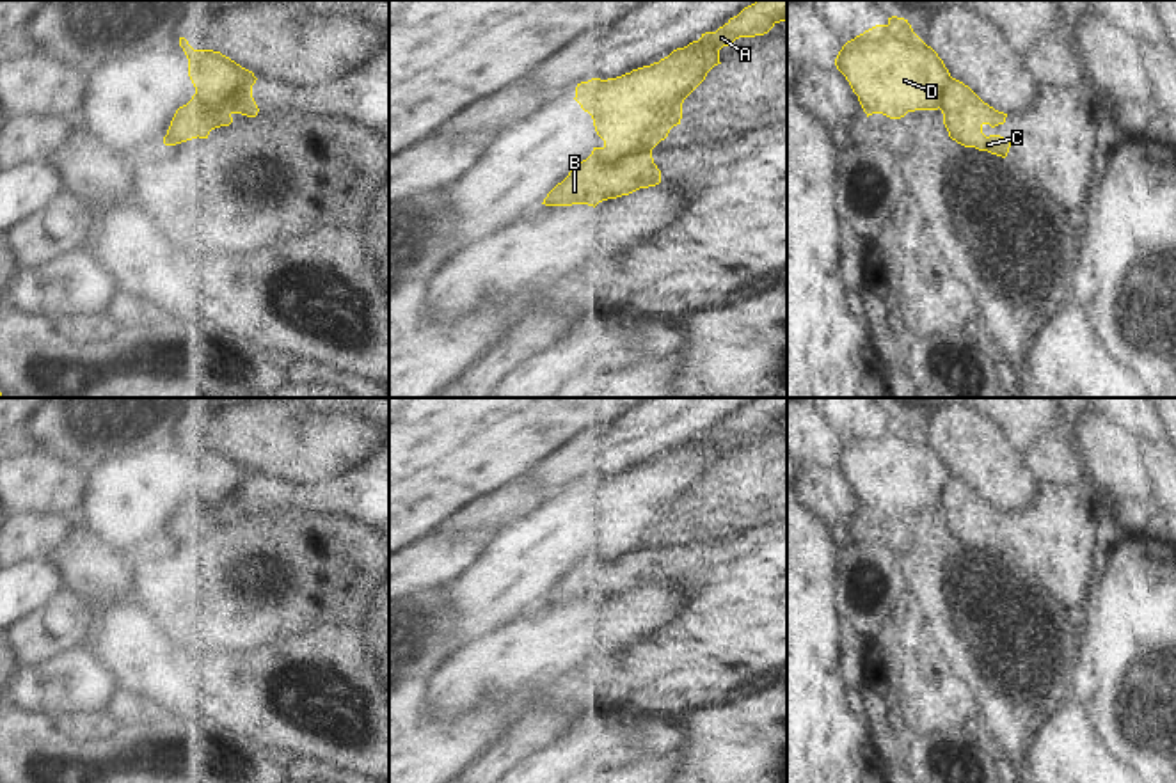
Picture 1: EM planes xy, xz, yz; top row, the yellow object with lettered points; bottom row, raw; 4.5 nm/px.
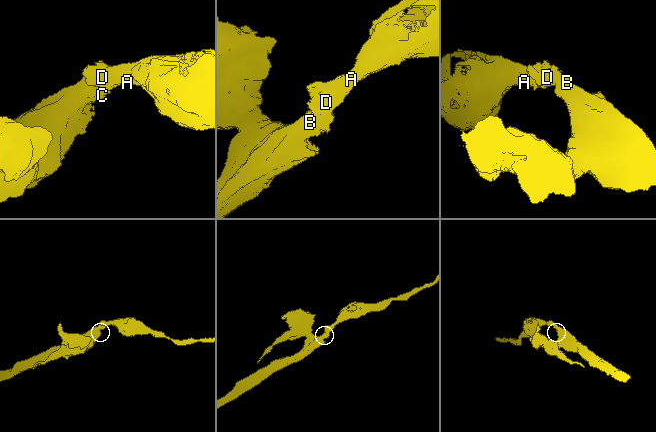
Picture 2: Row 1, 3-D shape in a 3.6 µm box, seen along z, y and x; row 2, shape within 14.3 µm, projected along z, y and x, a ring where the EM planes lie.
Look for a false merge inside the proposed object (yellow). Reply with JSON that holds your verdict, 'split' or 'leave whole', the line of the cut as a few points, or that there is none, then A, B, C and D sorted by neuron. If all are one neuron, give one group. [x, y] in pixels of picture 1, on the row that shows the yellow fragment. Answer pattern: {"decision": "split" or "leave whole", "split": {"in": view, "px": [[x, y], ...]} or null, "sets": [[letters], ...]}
{"decision": "split", "split": {"in": "xz", "px": [[595, 148], [603, 158], [622, 158], [651, 150]]}, "sets": [["A", "D"], ["B", "C"]]}

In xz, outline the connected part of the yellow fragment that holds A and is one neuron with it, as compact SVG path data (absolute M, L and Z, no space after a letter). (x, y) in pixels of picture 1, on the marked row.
M757 0L730 18L716 32L705 32L698 41L673 50L668 57L632 69L616 78L592 78L576 87L576 101L593 119L597 135L604 140L599 149L602 160L616 160L652 151L670 130L680 124L684 99L705 80L707 73L721 64L719 50L739 37L767 34L776 23L787 20L787 0Z

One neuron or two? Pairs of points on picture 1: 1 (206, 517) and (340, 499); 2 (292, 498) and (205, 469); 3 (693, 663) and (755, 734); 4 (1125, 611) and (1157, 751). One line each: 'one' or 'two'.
1: one
2: two
3: two
4: one

